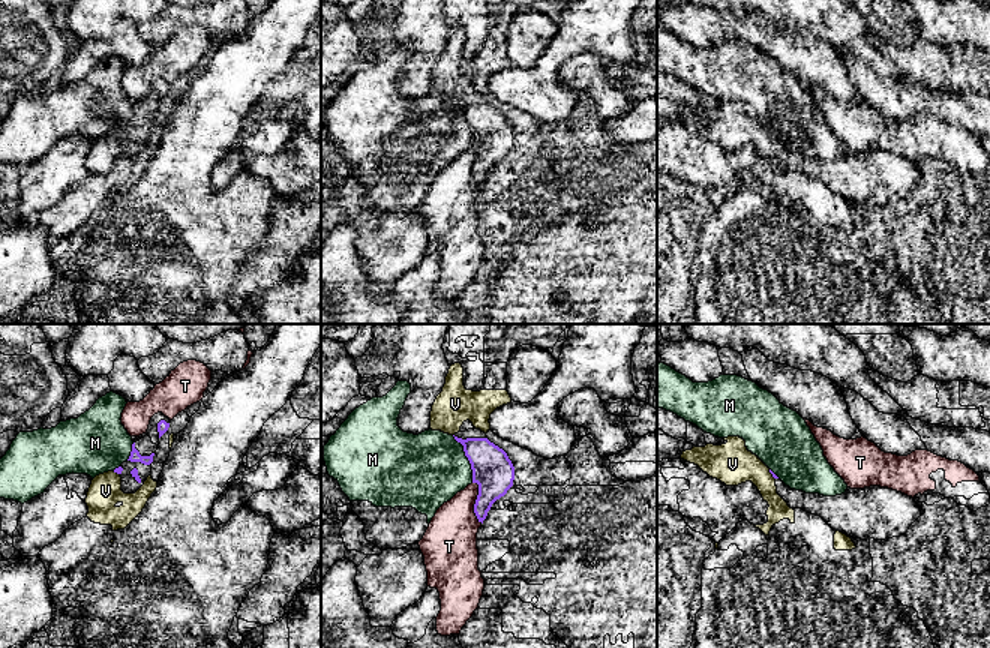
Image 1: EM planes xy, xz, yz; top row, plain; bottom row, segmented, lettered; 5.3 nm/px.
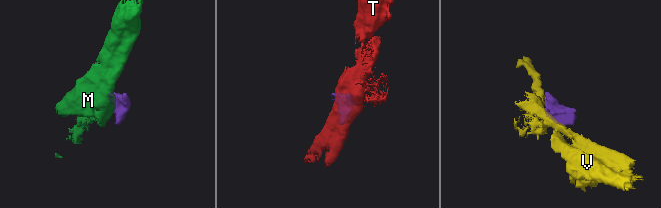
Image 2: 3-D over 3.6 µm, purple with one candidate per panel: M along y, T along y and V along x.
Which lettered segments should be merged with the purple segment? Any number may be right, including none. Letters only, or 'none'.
none

